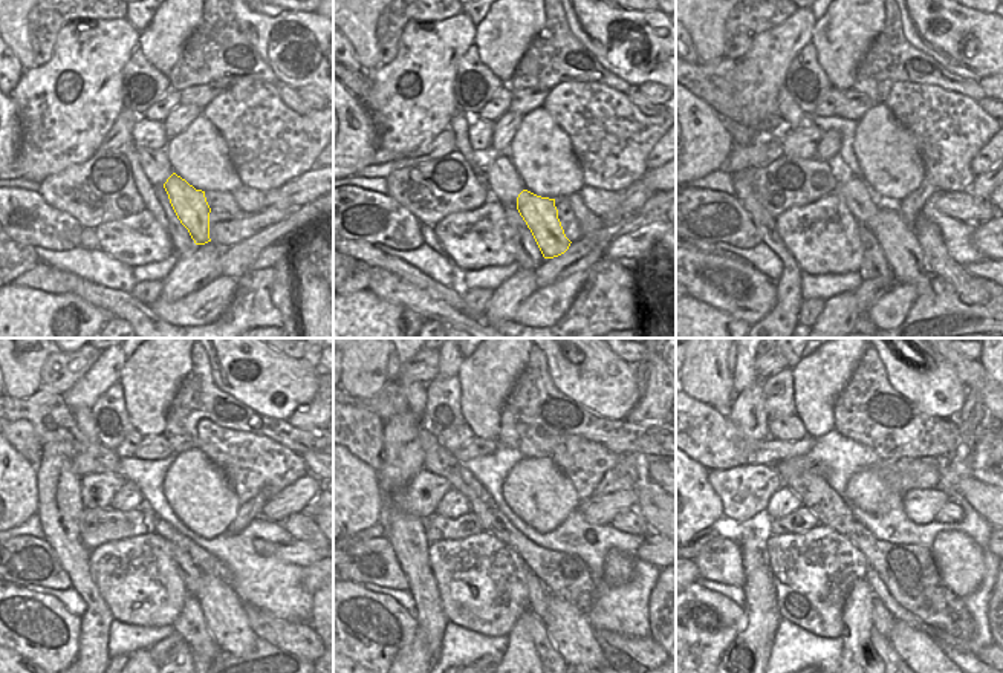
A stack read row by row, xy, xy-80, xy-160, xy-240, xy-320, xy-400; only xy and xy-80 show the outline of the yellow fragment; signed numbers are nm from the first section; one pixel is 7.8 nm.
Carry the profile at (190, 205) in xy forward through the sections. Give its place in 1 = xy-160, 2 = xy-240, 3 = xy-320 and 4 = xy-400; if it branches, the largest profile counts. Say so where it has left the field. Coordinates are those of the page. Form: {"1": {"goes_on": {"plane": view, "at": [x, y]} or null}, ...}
{"1": {"goes_on": {"plane": "xy-160", "at": [898, 240]}}, "2": {"goes_on": {"plane": "xy-240", "at": [227, 621]}}, "3": {"goes_on": {"plane": "xy-320", "at": [571, 630]}}, "4": {"goes_on": {"plane": "xy-400", "at": [915, 647]}}}

